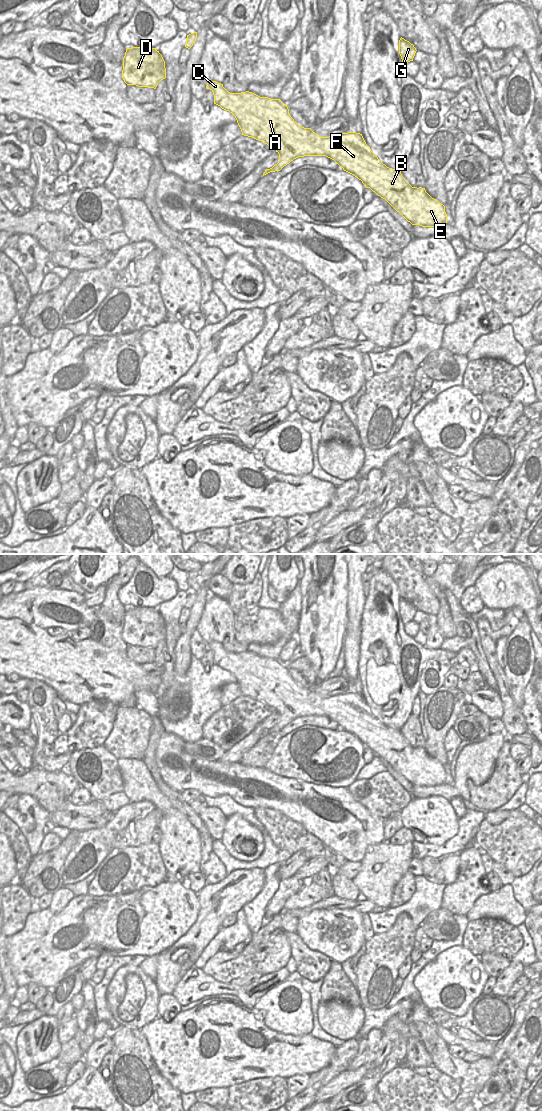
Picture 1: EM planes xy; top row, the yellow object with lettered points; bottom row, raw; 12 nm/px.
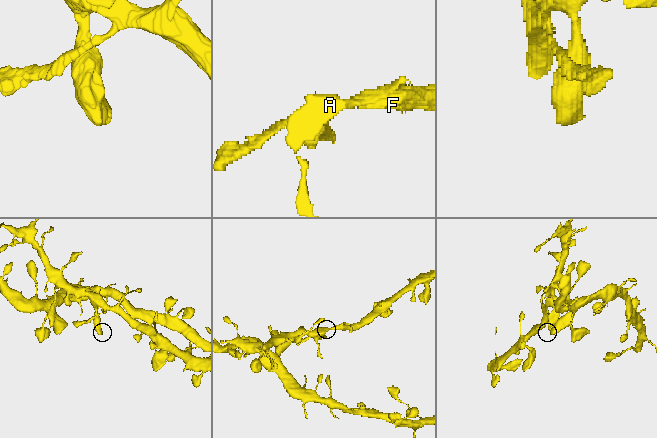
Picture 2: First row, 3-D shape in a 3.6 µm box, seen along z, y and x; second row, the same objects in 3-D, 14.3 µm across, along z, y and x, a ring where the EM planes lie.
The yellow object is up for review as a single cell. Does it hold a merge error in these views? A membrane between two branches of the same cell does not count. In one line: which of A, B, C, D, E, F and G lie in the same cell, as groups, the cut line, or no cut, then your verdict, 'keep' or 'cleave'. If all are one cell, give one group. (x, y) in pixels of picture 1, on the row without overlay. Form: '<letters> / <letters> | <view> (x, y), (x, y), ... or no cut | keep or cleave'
A B C D E F G | no cut | keep

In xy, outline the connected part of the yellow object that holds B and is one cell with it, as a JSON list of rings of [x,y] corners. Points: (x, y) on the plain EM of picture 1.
[[[216,641],[207,643],[214,655],[214,664],[232,673],[241,689],[242,695],[252,697],[273,707],[279,714],[279,721],[266,729],[263,736],[280,731],[298,717],[326,716],[334,720],[344,731],[354,735],[366,748],[385,759],[412,785],[434,787],[447,783],[445,766],[432,758],[422,747],[412,747],[402,736],[401,731],[387,727],[378,719],[366,704],[362,694],[356,692],[339,693],[321,697],[311,690],[297,684],[289,674],[289,669],[280,659],[260,657],[252,652],[230,653],[223,644]]]

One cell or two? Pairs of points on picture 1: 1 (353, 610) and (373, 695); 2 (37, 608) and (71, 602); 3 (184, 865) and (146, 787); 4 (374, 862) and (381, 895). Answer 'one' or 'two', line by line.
1: two
2: one
3: one
4: one

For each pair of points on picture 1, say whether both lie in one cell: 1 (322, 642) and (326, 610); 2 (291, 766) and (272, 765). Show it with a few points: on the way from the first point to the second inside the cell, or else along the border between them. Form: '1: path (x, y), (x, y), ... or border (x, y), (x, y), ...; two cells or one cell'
1: path (322, 634), (323, 618); one cell
2: path (286, 765), (277, 765); one cell

